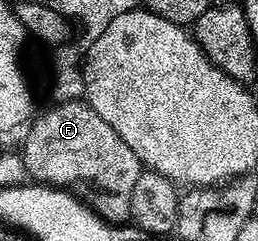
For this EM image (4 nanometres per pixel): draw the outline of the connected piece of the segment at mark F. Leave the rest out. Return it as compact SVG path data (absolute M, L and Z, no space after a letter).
M62 100L54 105L58 106L39 113L25 131L26 143L20 153L27 175L35 183L57 187L81 199L105 222L129 223L132 187L144 169L136 152L85 100Z

